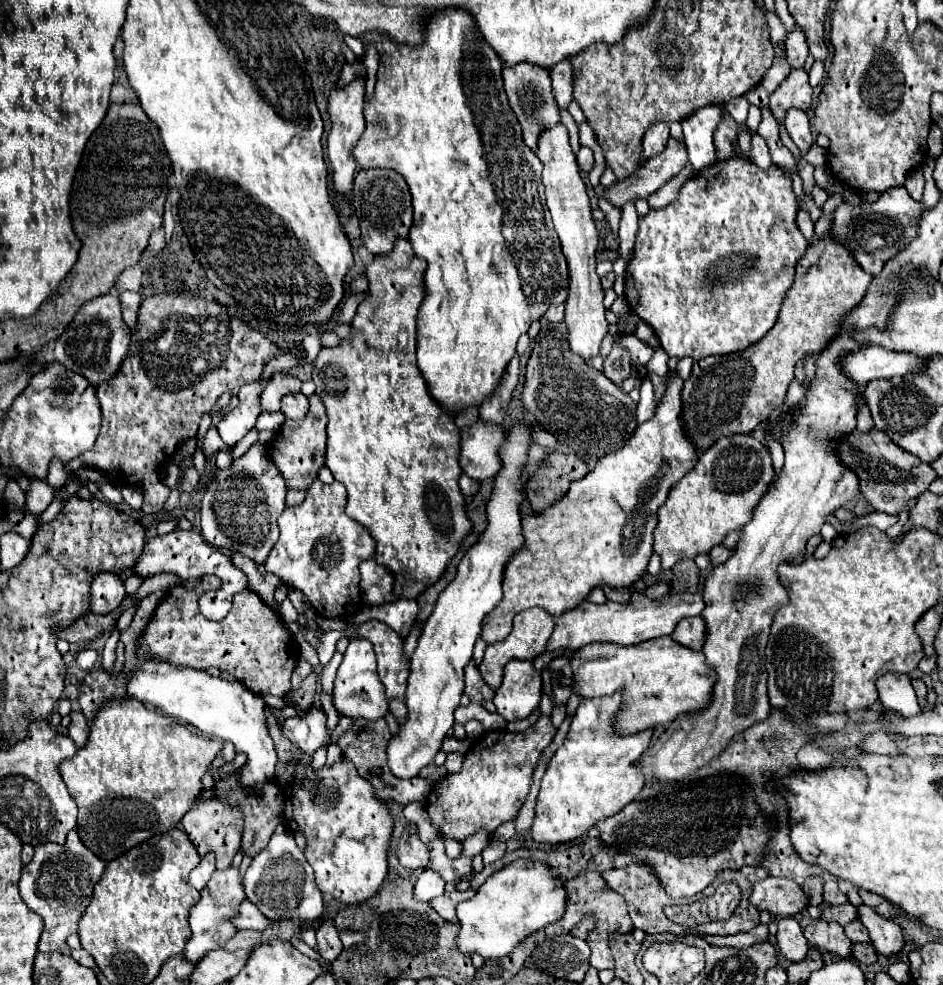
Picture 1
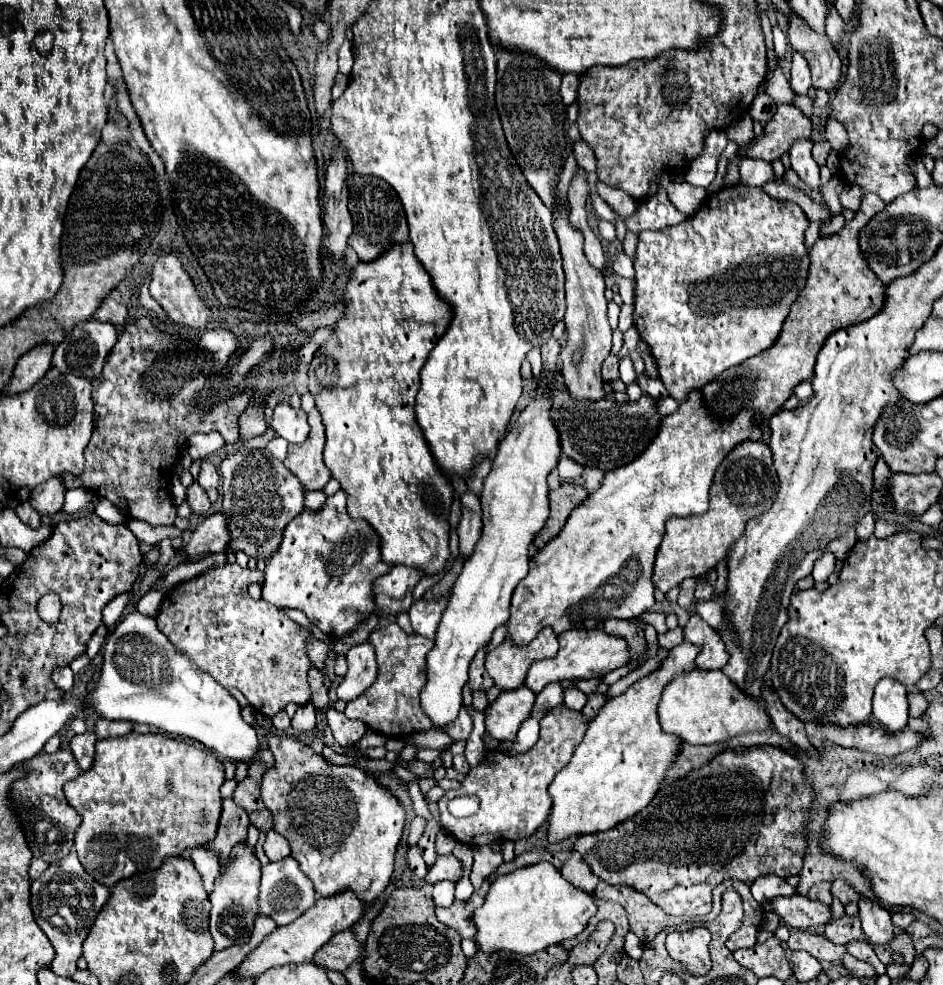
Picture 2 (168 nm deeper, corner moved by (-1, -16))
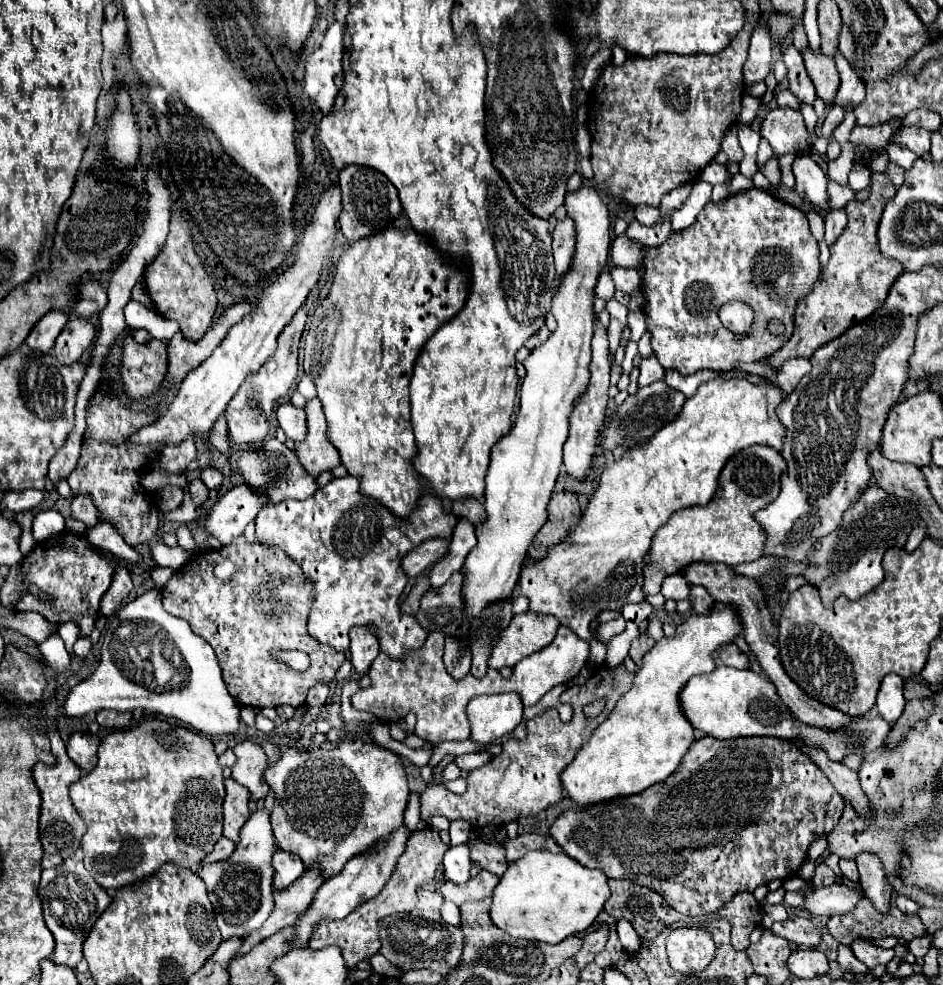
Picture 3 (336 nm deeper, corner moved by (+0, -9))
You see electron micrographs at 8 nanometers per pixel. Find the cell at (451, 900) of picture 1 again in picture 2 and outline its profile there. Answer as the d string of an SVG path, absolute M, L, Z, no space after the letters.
M485 880L483 886L479 890L475 890L467 902L455 900L453 906L449 906L449 908L437 908L437 918L443 924L447 924L449 928L457 930L461 934L461 938L473 938L475 936L473 912L475 912L475 908L483 906L487 888L489 888L489 880Z

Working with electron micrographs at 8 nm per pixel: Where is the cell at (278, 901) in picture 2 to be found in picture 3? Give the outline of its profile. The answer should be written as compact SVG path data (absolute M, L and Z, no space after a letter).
M278 849L272 857L272 867L274 867L274 877L272 877L272 887L276 891L282 891L286 889L290 883L294 883L298 877L304 875L306 867L304 863L294 855L294 853L288 853L288 851L282 851Z

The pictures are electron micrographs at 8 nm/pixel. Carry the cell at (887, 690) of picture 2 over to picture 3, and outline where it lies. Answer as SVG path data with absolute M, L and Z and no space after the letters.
M888 673L880 685L878 691L878 699L876 699L876 709L880 713L882 719L886 719L888 723L898 721L898 717L904 711L906 699L902 695L902 677L898 677L896 673Z

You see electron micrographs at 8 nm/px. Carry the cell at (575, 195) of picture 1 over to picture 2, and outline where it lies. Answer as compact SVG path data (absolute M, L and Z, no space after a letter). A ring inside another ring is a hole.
M569 210L553 220L561 244L563 270L565 270L565 298L567 298L567 314L565 314L567 346L561 350L561 374L565 378L569 396L573 396L575 400L603 400L605 390L601 380L601 366L611 352L611 332L613 332L607 322L607 300L603 296L605 280L603 274L587 262L583 254L583 234L577 228L573 228L567 218L569 218ZM577 348L583 354L579 366L571 362L571 354Z

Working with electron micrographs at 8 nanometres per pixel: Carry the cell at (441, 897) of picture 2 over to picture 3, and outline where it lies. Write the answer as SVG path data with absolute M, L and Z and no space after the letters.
M466 843L450 847L448 853L444 855L444 877L446 881L452 881L456 885L464 885L470 879L470 857L468 857L468 847Z

